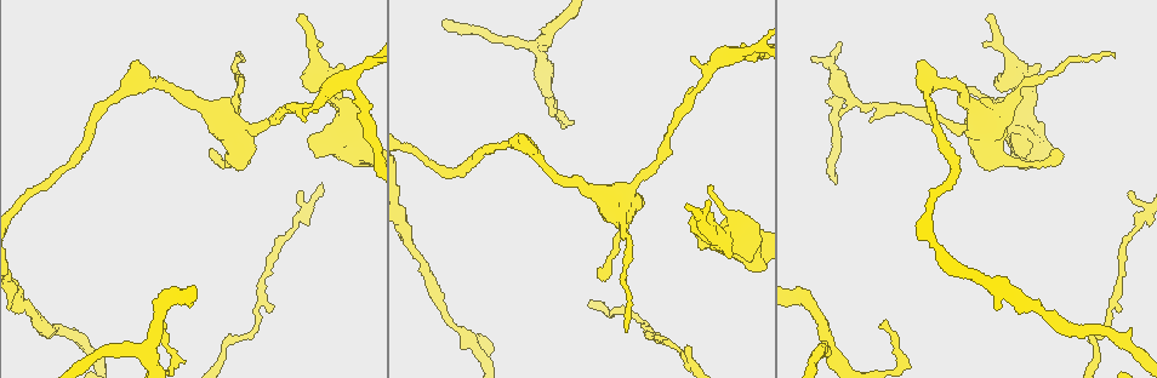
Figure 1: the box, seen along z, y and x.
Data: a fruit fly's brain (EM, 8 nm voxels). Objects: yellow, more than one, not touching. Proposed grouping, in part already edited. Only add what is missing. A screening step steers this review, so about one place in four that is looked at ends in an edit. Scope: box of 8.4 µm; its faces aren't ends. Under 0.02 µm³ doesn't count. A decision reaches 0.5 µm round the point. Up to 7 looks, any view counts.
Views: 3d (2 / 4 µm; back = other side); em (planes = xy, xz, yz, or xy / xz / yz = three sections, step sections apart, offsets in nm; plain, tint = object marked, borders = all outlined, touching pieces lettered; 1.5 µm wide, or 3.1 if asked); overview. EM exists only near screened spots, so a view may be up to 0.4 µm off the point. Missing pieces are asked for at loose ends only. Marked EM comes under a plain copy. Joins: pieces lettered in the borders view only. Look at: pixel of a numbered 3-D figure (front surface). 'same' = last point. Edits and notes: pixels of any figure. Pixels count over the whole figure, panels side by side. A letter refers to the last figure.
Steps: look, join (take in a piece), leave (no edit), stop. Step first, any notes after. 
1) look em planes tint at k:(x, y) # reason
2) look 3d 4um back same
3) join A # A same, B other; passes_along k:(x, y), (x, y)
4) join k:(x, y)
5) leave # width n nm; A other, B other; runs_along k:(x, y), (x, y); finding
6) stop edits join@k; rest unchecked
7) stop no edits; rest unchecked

look 3d 2um back at 1:(304, 117) # thin end

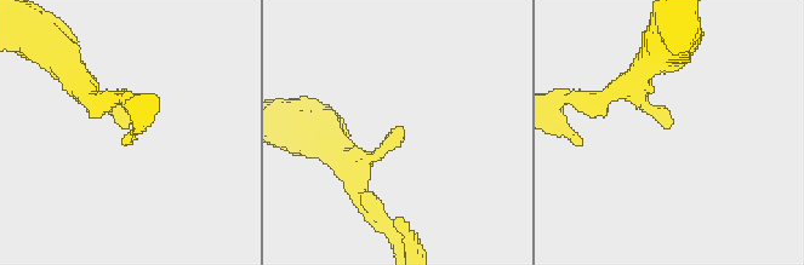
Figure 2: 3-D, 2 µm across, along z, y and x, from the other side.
look em planes borders at 2:(665, 125)

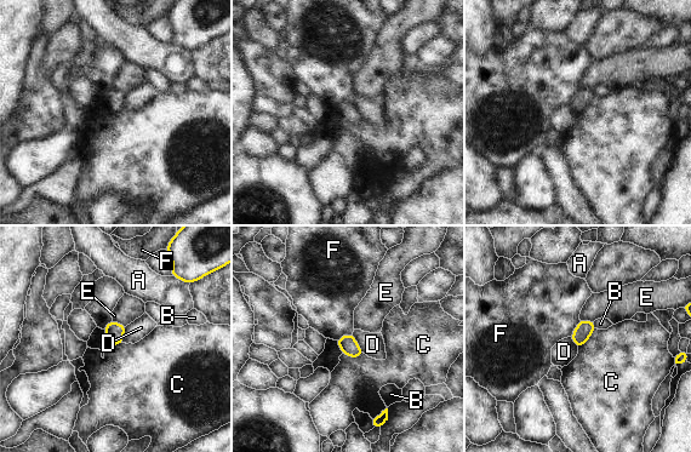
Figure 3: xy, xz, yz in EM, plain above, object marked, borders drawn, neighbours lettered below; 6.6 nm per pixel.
leave # A other, B other, C other, D other, E other, F other; border 3:(342, 353), (355, 358), (363, 354); no lettered piece goes on from it

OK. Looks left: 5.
look em planes borders at 1:(686, 204) # free end

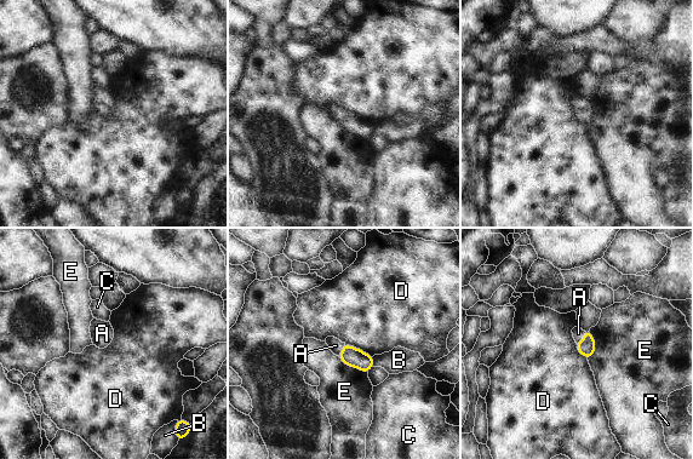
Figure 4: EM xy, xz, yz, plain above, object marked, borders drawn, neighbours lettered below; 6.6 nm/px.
join A # width 120 nm; A same, B other, C other, D other, E other; passes_along 4:(586, 346), (584, 338), (578, 333); it goes on there

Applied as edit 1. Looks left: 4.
look 3d 2um back at 1:(625, 331) # end of a long branch

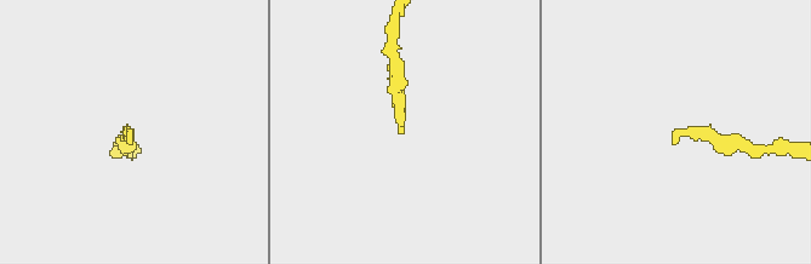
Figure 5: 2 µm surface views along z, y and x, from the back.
look em xz step 4 borders at 5:(129, 141)

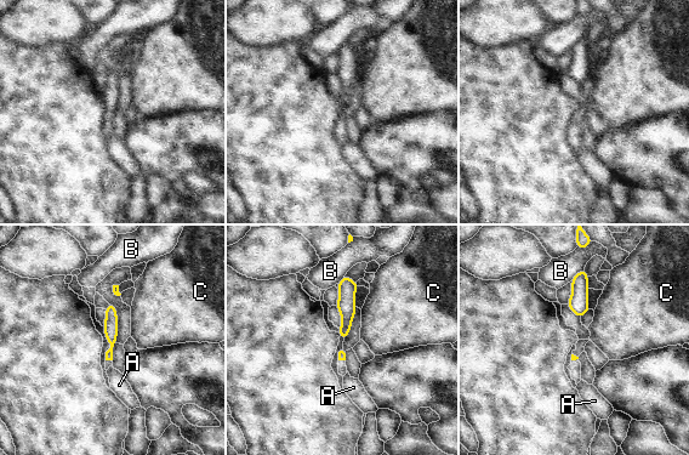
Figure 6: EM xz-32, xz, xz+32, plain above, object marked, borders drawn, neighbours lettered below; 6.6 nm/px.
look em planes borders same

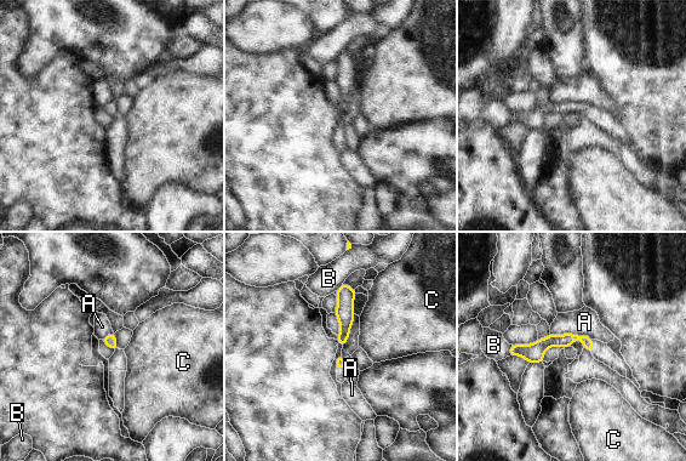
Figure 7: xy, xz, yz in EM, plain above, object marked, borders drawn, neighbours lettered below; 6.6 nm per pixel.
leave # A other, B other, C other; no lettered piece goes on from it

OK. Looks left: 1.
stop edits join@4; rest unchecked

